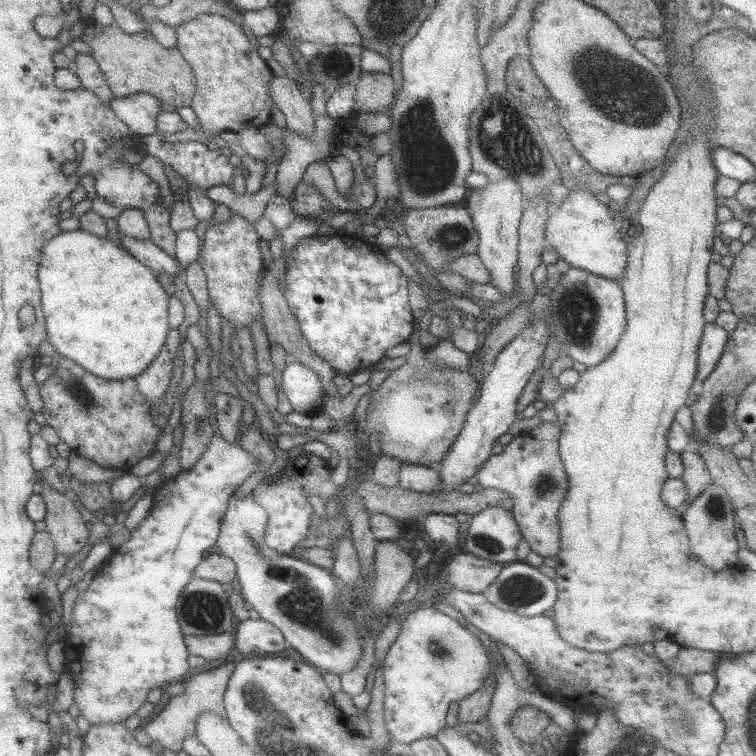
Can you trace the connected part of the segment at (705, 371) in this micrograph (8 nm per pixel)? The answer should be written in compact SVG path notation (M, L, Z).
M715 322L705 324L698 350L698 372L696 379L690 385L690 396L699 395L702 392L705 378L708 378L708 375L720 362L729 336L730 331L724 330L724 328L718 326Z

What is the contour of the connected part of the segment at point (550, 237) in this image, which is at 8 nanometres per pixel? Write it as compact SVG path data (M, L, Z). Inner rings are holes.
M571 190L562 205L552 209L546 219L547 241L572 267L610 278L620 279L628 264L627 242L622 239L622 226L614 218L609 206L601 204L594 192Z

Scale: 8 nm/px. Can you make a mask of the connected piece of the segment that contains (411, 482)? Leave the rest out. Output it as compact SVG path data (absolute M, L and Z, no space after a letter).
M408 463L400 469L399 484L416 492L434 493L442 484L442 477L437 468Z

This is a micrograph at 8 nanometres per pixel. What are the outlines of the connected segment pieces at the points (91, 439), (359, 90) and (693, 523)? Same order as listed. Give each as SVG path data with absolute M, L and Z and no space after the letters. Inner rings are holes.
M56 356L59 367L50 377L40 384L43 400L42 414L48 424L58 431L60 440L73 448L76 455L87 458L108 468L128 468L156 452L156 442L162 431L152 422L150 404L139 389L134 378L105 379L82 368L71 359Z
M370 72L359 78L354 95L354 110L382 113L395 101L395 88L391 74Z
M712 482L707 486L684 510L682 517L688 533L692 558L714 572L732 569L740 563L738 551L740 546L736 541L736 527L738 519L735 515L735 506L726 490Z

